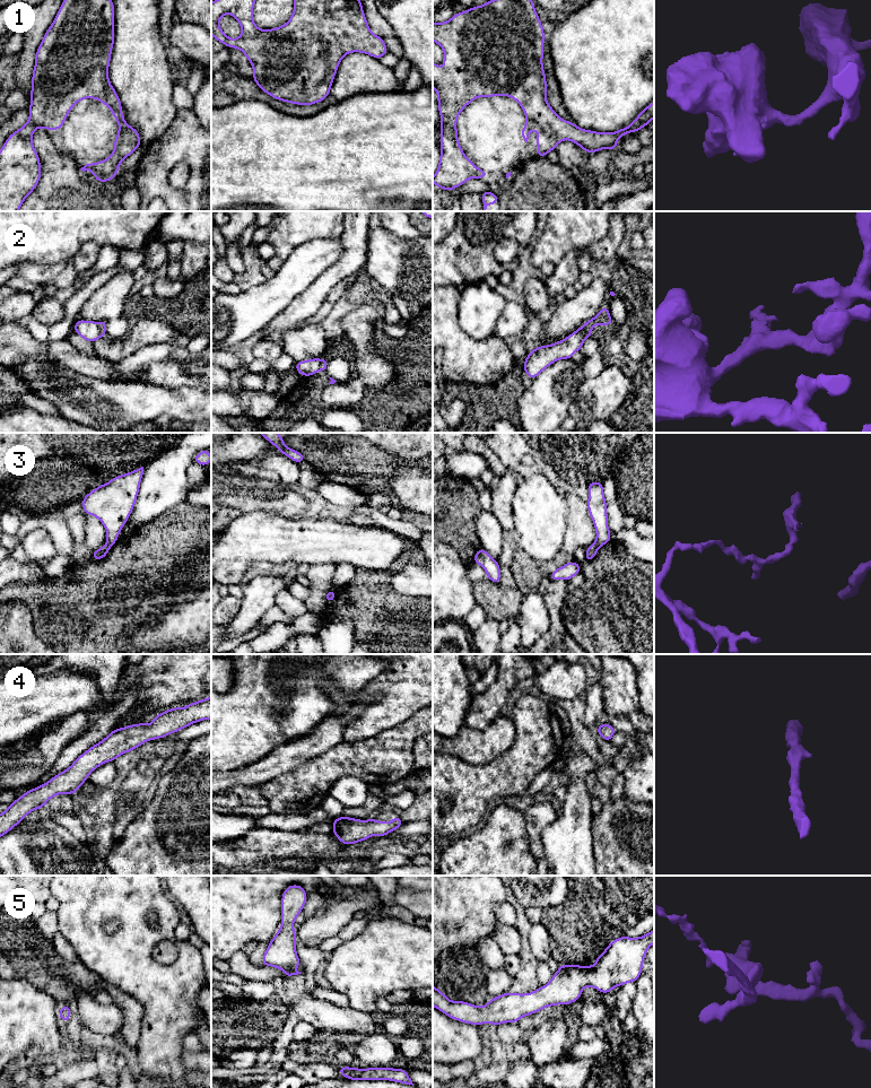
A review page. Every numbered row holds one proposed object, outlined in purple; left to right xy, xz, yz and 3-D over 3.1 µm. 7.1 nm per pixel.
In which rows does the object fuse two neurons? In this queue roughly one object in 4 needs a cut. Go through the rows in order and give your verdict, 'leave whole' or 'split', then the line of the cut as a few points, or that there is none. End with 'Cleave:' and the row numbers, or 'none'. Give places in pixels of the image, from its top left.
1: leave whole; no cut
2: split; cut in xy along (97, 323), (101, 337)
3: split; cut in xy along (106, 544), (111, 546)
4: leave whole; no cut
5: leave whole; no cut
Cleave: 2, 3

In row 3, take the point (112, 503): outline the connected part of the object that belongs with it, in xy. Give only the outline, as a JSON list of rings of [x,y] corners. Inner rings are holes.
[[[143,467],[112,478],[82,497],[85,514],[97,517],[106,529],[106,545],[113,546],[138,497]]]

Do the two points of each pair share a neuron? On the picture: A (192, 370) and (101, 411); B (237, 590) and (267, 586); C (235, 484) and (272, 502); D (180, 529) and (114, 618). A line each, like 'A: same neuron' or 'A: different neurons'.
A: different neurons
B: different neurons
C: same neuron
D: same neuron

